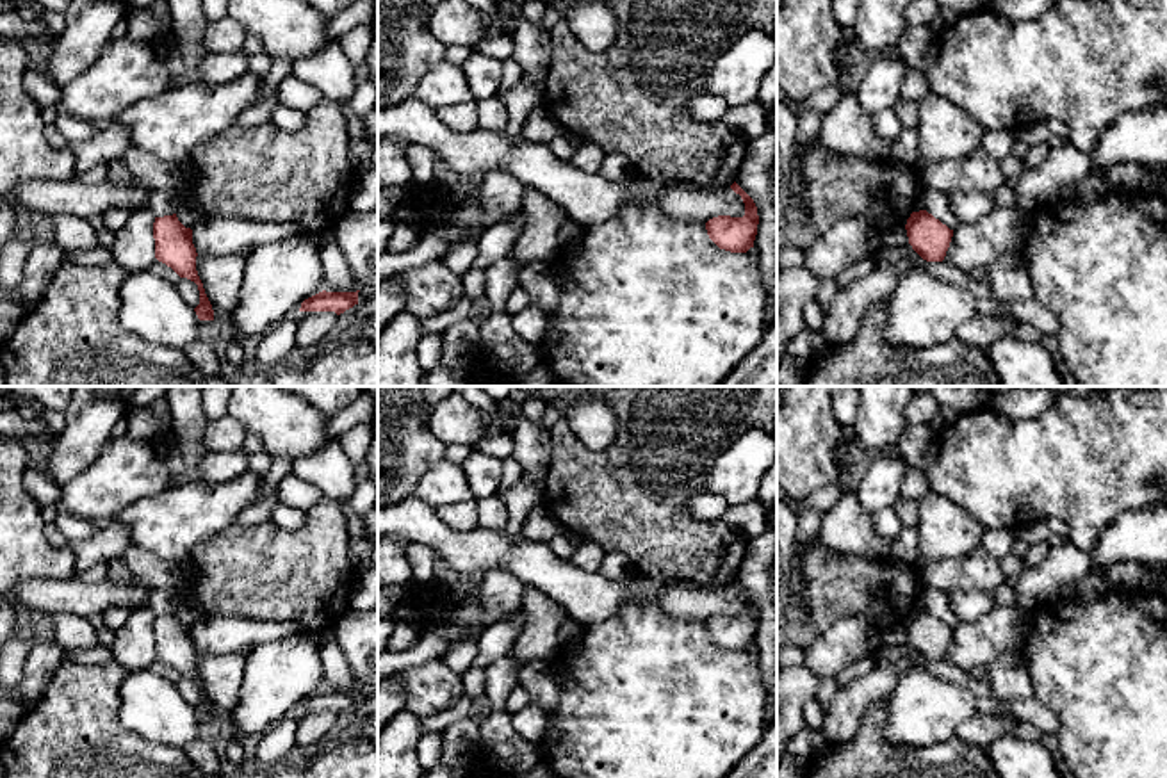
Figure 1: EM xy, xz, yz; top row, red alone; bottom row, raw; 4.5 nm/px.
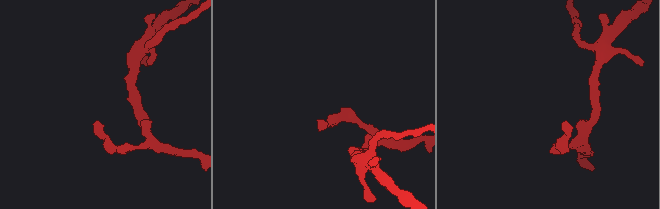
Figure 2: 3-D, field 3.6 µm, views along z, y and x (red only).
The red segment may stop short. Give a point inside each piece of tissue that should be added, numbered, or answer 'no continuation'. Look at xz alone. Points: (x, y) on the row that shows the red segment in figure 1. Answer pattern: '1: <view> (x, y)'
no continuation

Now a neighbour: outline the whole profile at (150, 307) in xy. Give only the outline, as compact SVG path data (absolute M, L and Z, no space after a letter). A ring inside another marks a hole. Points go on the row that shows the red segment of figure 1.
M150 271L130 274L119 288L119 324L153 345L184 351L200 340L200 319L175 283Z

